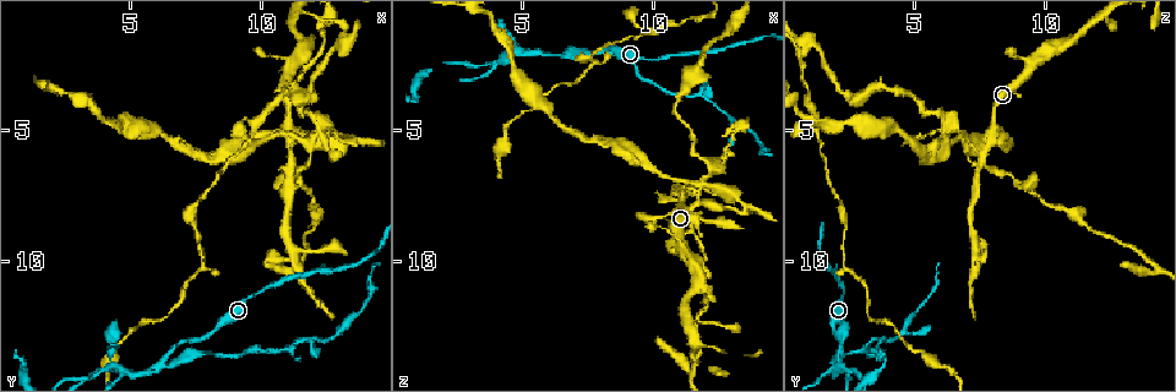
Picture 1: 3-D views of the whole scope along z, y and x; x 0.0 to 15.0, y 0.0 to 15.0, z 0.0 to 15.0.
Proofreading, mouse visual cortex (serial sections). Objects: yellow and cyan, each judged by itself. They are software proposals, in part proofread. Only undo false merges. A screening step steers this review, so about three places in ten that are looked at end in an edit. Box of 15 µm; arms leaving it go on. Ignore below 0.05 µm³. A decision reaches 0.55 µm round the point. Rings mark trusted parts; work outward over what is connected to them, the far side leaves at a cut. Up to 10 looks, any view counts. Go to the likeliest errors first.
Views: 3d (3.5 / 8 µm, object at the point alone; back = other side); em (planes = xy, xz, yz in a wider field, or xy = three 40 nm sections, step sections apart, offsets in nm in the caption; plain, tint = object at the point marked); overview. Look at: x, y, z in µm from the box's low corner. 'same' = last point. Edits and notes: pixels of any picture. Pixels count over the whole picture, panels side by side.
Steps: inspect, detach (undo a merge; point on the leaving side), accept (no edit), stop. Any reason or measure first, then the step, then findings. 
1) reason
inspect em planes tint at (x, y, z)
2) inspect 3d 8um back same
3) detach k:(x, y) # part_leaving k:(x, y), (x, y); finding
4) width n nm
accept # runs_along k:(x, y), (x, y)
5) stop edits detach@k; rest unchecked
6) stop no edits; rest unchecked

four-way junction
inspect 3d 8um at (11.4, 5.4, 7.1)

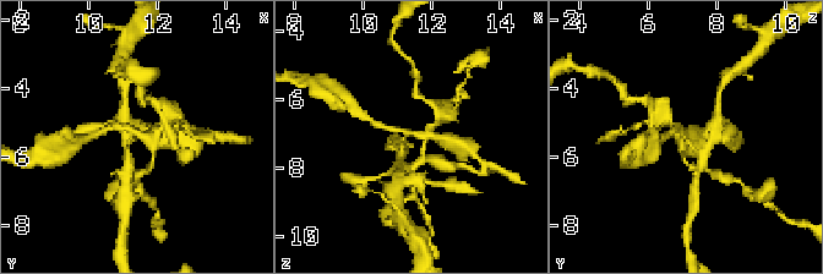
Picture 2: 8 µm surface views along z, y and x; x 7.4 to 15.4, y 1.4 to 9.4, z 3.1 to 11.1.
shape alone is not enough
inspect em xy step 2 tint at (11.3, 5.4, 7.0)

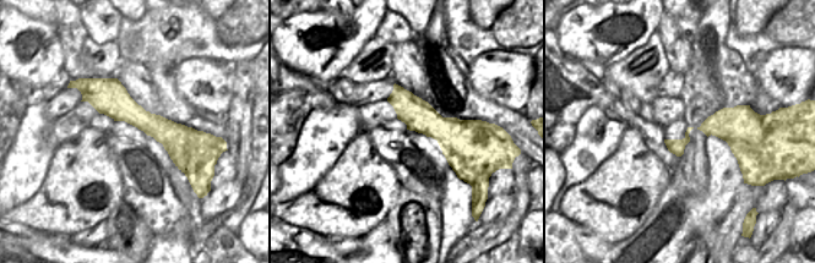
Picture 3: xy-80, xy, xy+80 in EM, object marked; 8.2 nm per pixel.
detach 2:(682, 148) # two cells meet here

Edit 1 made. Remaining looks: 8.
arms part here
inspect em xy step 3 tint at (6.5, 13.6, 2.2)

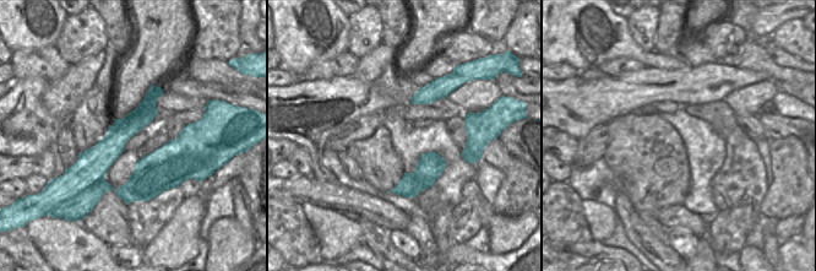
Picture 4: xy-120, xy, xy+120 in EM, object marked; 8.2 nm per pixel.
inspect 3d 3.5um same

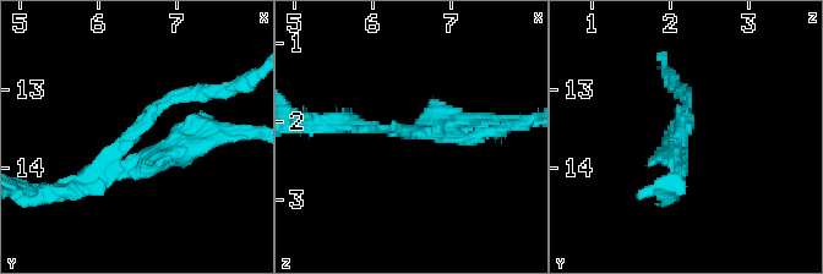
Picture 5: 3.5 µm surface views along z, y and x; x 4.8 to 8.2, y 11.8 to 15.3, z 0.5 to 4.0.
arm_widths 150, 150, 300 nm
detach 5:(165, 164) # part_leaving 5:(141, 155), (246, 133); a second cell is stuck on

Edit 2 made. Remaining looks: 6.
inspect overview

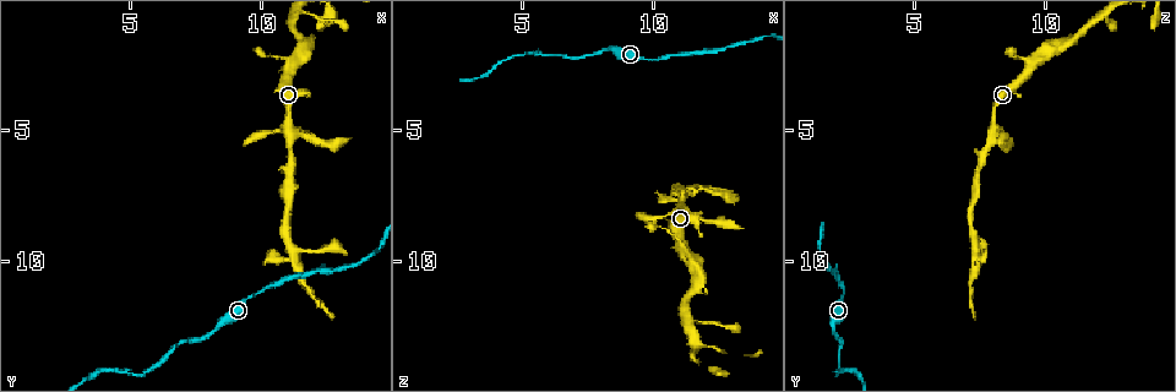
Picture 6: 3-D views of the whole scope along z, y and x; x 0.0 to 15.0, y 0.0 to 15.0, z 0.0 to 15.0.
looks like a crossing
inspect 3d 3.5um at (11.3, 9.6, 7.3)

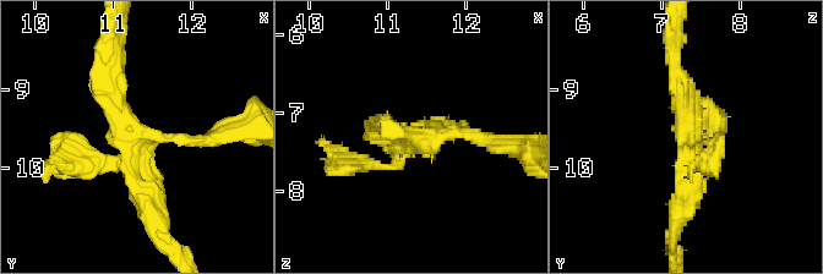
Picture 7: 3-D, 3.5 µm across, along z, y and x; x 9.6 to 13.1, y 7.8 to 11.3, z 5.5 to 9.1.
arms 4; arm_widths 150, 200, 300, 350 nm
inspect em xy step 5 tint at (11.25, 9.70, 7.35)

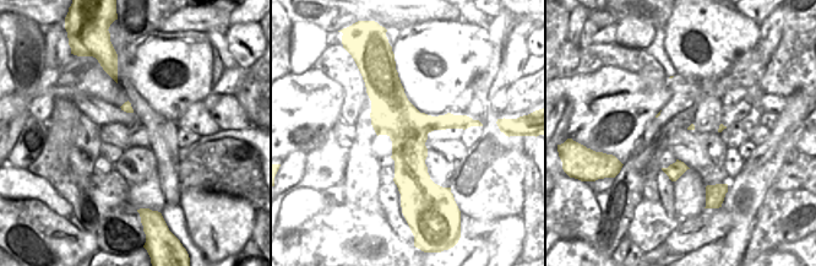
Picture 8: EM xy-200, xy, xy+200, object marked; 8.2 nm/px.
accept # runs_along 7:(107, 71), (152, 218); one cell here

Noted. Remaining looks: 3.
stop edits detach@2, detach@5; rest unchecked

